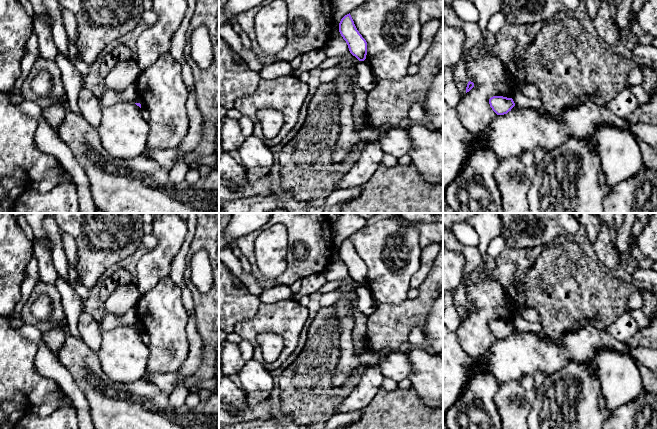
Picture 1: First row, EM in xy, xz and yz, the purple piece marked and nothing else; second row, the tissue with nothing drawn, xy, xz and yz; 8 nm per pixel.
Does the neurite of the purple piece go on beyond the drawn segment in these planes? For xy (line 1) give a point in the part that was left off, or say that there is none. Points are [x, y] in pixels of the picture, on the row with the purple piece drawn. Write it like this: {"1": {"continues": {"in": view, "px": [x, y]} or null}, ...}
{"1": {"continues": null}}

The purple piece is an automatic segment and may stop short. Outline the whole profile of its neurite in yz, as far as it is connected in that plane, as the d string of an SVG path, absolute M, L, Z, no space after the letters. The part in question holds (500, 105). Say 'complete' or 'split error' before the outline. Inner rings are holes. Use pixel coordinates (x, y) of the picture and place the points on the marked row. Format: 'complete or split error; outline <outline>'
complete; outline M493 96L489 99L489 104L492 110L497 115L507 114L515 106L512 98L503 96Z

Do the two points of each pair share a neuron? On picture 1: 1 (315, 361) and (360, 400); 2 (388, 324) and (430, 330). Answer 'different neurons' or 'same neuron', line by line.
1: different neurons
2: different neurons

